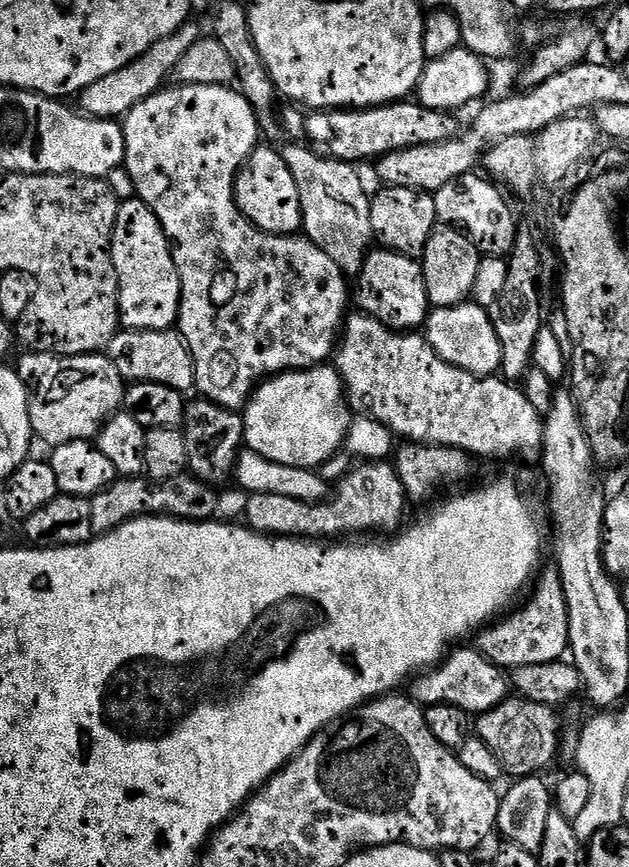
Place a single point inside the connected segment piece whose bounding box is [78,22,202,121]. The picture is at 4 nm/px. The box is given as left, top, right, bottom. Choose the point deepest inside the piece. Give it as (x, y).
(111, 98)

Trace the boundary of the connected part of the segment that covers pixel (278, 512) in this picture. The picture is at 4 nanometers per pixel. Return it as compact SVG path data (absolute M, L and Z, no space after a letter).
M369 462L366 464L359 464L351 472L346 473L341 480L336 481L334 487L331 489L328 499L321 500L319 504L311 504L310 502L302 502L296 498L281 498L278 494L251 494L246 502L246 510L244 511L243 519L246 521L247 527L251 528L253 532L260 532L263 536L274 536L277 538L295 538L298 540L310 540L313 542L328 542L333 538L348 538L351 532L372 532L368 534L380 534L376 532L388 532L387 534L396 534L401 531L404 520L404 504L406 505L406 493L402 482L396 473L395 463L392 462Z

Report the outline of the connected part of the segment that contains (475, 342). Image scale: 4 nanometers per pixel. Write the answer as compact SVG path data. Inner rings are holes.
M473 302L453 308L432 308L426 321L426 339L436 353L446 362L458 366L475 376L496 376L502 362L502 346L494 334L489 309Z

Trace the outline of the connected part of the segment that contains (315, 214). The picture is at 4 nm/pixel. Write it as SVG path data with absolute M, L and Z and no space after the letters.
M300 142L285 143L282 155L286 166L290 166L290 174L294 174L294 186L298 186L298 198L304 219L303 235L311 240L314 246L318 246L322 254L328 255L330 262L334 262L334 266L338 266L338 270L342 270L345 277L359 277L361 270L364 269L364 259L367 258L374 241L370 226L370 206L372 205L370 192L364 189L364 180L356 173L357 165L347 164L345 160L328 160Z

